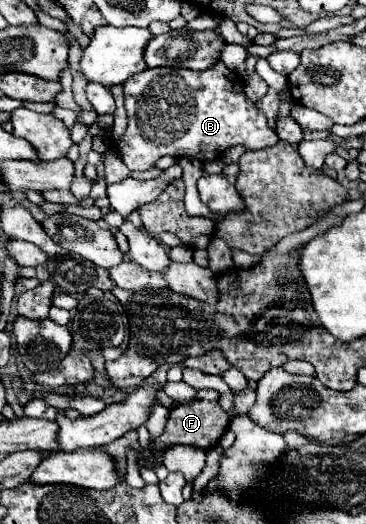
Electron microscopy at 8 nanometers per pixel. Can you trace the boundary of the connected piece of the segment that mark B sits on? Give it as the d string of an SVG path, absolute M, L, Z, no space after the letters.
M221 60L203 70L185 70L185 68L147 68L139 72L139 76L131 76L131 80L123 82L125 88L125 106L127 106L127 128L119 138L119 156L127 164L129 170L145 172L157 164L163 156L191 156L201 162L221 158L231 146L245 146L249 150L263 150L275 146L279 136L273 128L269 128L263 112L251 104L241 90L241 76L229 70Z

